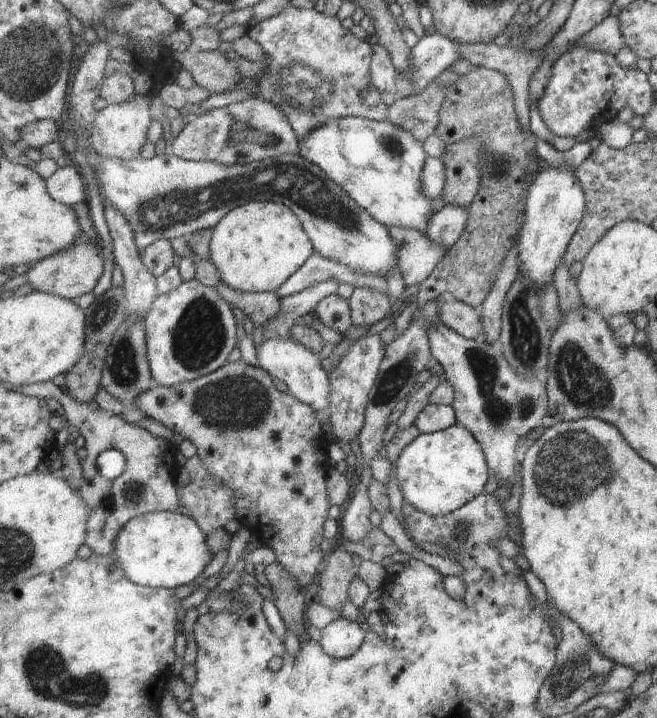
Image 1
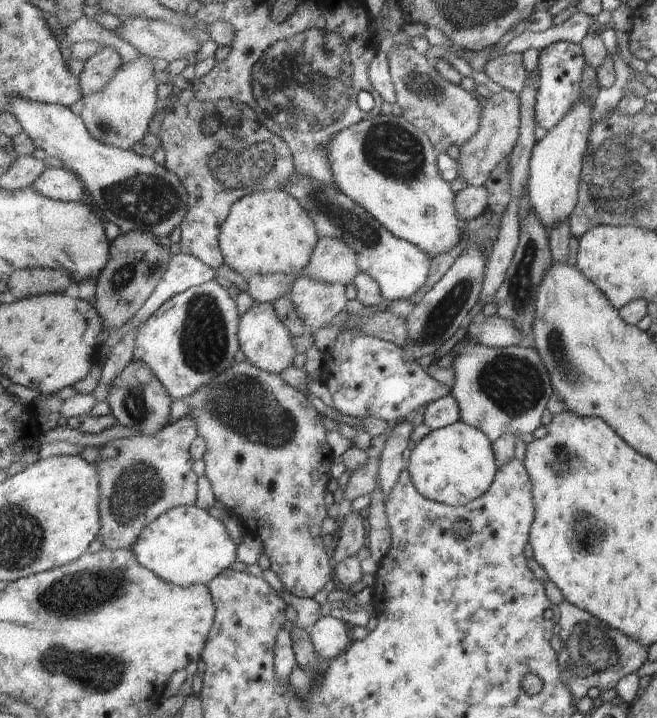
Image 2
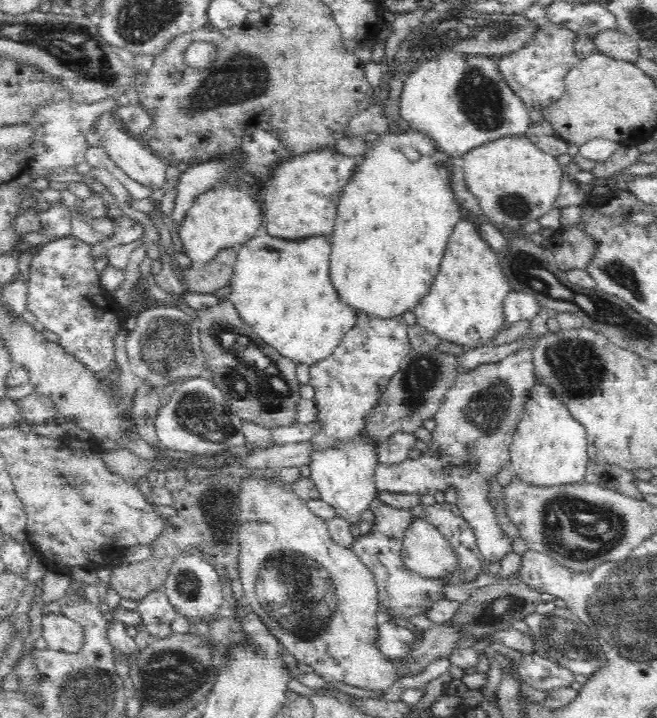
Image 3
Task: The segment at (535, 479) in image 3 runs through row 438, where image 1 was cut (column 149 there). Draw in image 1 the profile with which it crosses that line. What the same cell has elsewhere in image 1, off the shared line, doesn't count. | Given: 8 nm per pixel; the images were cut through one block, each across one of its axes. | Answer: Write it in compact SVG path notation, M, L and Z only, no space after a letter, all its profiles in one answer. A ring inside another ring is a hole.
M176 511L150 512L132 519L119 532L115 555L134 582L171 590L192 584L210 566L215 556L199 522Z

